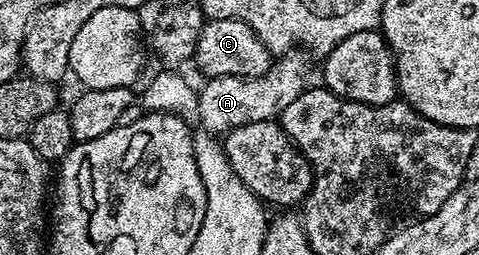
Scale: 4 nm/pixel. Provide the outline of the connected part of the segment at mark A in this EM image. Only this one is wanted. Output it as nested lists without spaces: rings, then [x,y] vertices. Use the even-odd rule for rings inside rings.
[[[284,54],[273,63],[272,69],[264,76],[213,76],[207,81],[208,84],[198,92],[200,101],[200,110],[198,113],[199,127],[209,134],[225,134],[234,130],[238,126],[245,126],[246,123],[262,122],[263,120],[271,120],[279,117],[282,110],[286,110],[286,106],[290,106],[290,102],[294,102],[294,98],[298,98],[298,94],[302,94],[306,87],[304,75],[307,74],[308,68],[304,65],[304,60],[297,54]]]

